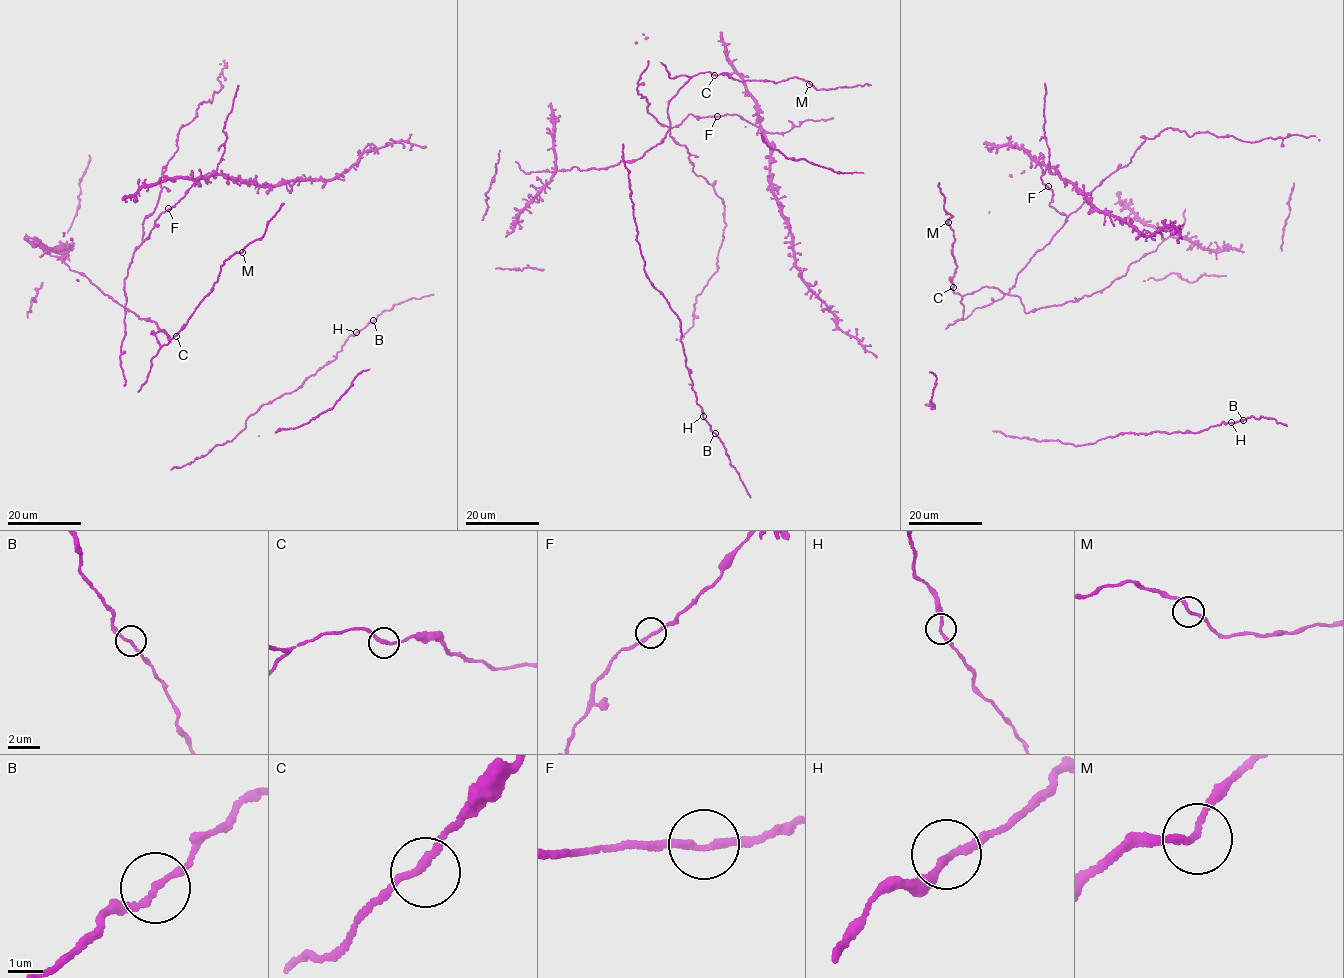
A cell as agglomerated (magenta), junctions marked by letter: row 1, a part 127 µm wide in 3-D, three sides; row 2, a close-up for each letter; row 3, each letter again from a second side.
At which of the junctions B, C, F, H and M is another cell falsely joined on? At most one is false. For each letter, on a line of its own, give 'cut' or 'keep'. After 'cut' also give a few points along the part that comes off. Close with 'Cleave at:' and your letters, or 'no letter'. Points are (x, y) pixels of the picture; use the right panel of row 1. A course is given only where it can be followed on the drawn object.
B: keep
C: keep
F: keep
H: keep
M: keep
Cleave at: no letter

